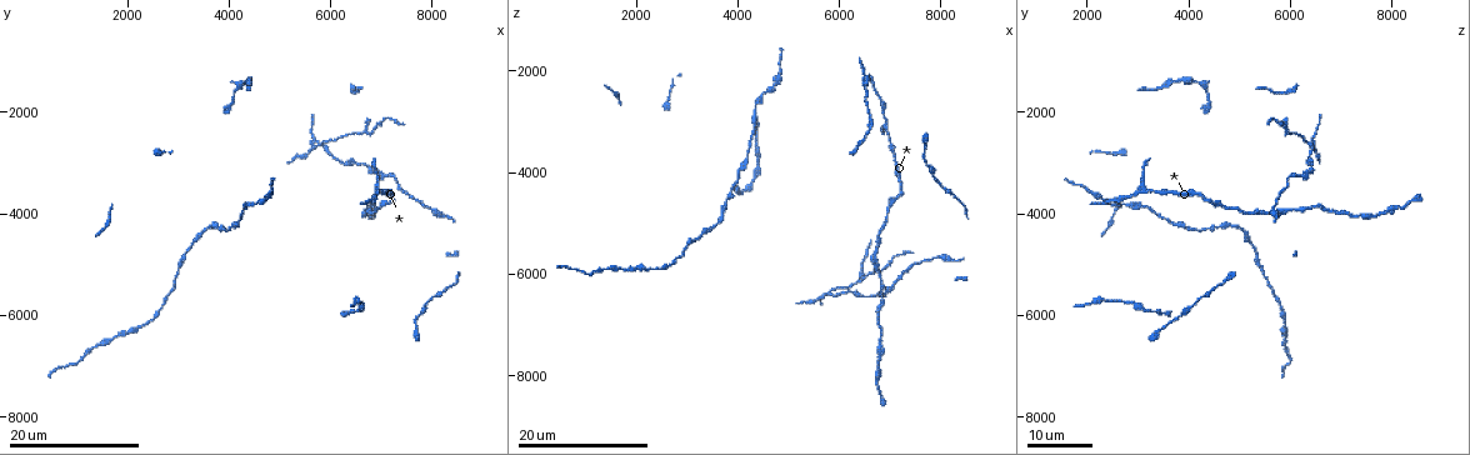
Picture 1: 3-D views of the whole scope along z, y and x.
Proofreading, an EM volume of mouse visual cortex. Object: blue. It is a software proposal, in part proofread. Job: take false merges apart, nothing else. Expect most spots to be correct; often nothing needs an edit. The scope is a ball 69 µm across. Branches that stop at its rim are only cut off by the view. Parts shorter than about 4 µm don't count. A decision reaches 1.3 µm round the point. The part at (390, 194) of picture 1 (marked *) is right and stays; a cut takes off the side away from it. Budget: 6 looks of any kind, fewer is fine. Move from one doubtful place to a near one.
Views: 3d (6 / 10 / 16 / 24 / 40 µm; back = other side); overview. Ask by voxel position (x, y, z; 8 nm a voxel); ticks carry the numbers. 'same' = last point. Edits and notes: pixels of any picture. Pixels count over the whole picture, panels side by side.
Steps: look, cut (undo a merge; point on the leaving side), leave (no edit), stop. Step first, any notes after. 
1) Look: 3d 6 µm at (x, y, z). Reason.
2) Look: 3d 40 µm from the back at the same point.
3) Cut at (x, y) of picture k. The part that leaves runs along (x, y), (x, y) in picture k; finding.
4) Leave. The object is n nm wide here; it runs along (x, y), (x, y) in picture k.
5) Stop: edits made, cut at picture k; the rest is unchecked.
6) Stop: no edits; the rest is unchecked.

Look: 3d 24 µm at (7050, 3250, 6250).

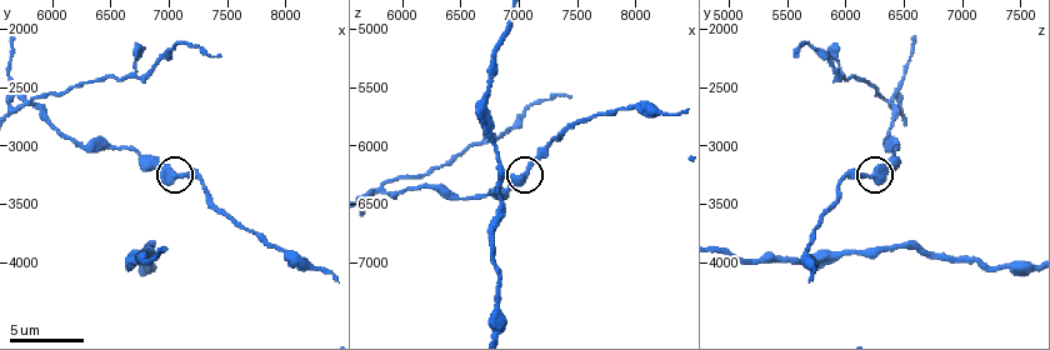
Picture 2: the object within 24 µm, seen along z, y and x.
Look: 3d 10 µm at (7060, 3260, 6240).

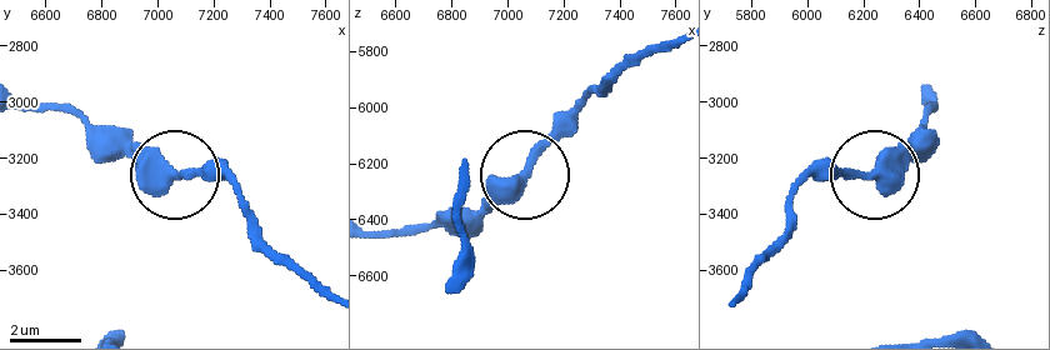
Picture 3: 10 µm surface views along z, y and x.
Leave. One neuron here.

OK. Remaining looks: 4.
Look: 3d 16 µm at (4800, 3600, 2100).

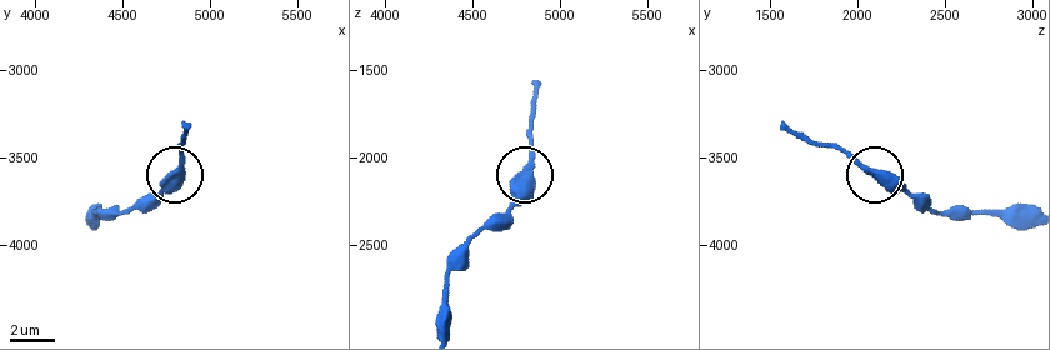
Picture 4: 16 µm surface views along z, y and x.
Look: 3d 10 µm at (4780, 3600, 2120).

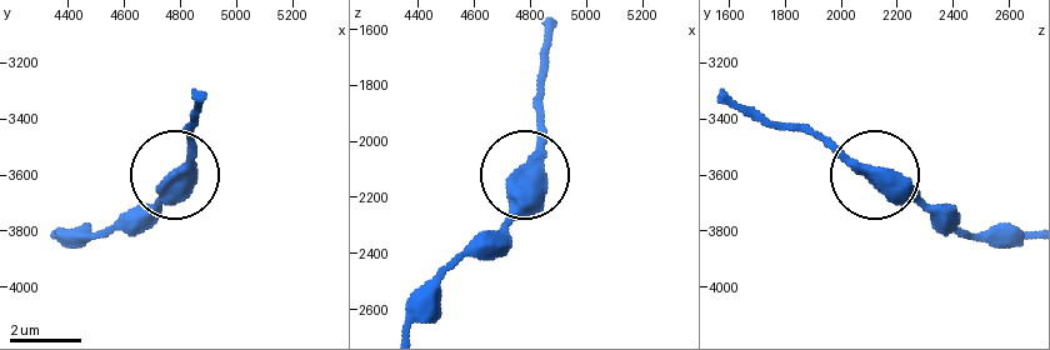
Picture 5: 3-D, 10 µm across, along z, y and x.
Leave. All the same neuron.

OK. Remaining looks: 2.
Look: 3d 10 µm at (6740, 3940, 5900).

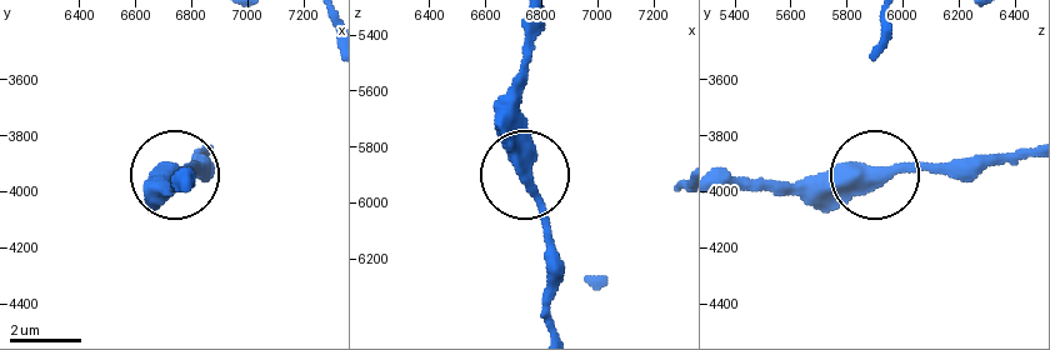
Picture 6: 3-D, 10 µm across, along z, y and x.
Look: 3d 6 µm at (6740, 3960, 5910).

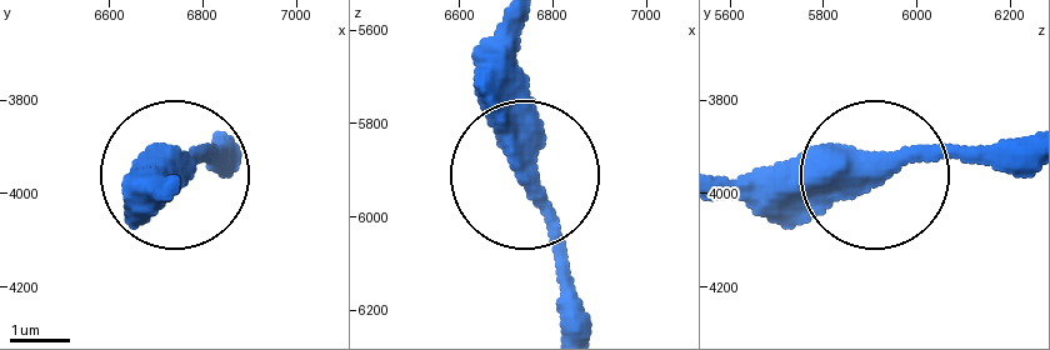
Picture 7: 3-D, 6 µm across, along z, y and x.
Leave. The object is 380 nm wide here; continuous, no second neuron.

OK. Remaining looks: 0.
Stop: no edits; the rest is unchecked.

